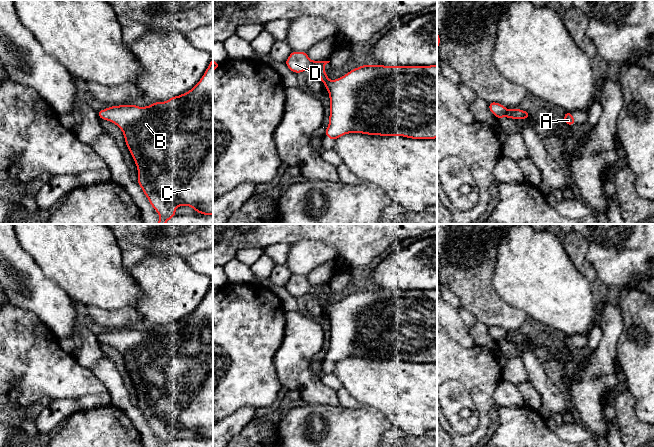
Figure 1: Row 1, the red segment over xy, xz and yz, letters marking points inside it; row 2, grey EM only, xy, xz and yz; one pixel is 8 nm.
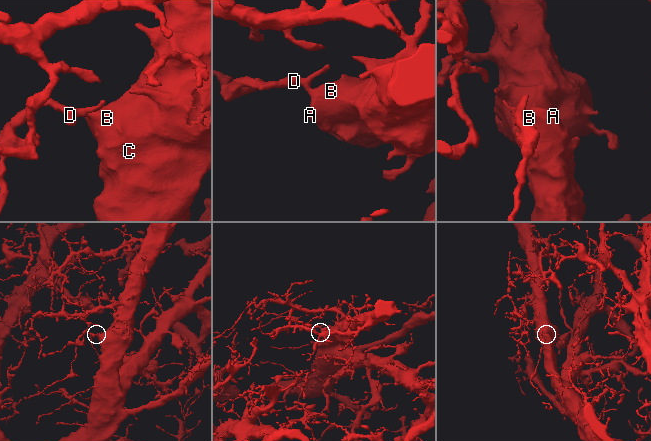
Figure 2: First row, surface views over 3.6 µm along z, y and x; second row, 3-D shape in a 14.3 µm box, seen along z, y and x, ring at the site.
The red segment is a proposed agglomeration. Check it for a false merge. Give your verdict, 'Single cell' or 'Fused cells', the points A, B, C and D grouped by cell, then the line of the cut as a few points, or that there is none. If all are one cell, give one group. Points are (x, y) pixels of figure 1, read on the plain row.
Single cell. Groups: A B C D. No split

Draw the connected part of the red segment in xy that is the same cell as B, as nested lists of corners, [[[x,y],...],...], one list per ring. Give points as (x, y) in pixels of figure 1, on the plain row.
[[[213,283],[200,305],[187,317],[180,320],[174,320],[165,326],[154,326],[146,331],[138,331],[134,328],[111,330],[109,332],[97,335],[101,344],[108,344],[117,349],[123,356],[126,369],[135,385],[138,393],[138,409],[141,410],[144,418],[149,424],[149,427],[160,440],[158,447],[166,447],[173,442],[178,430],[190,430],[199,438],[213,440]]]

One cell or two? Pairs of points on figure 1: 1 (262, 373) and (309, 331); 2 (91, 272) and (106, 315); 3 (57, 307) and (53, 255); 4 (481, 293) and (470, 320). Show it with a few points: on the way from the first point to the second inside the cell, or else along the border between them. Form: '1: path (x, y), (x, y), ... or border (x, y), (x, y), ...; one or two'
1: border (282, 341), (273, 359), (275, 373), (280, 385); two
2: border (86, 305), (109, 310), (118, 310), (127, 306); two
3: border (39, 265), (41, 270), (71, 299); two
4: border (461, 305), (477, 321); two

